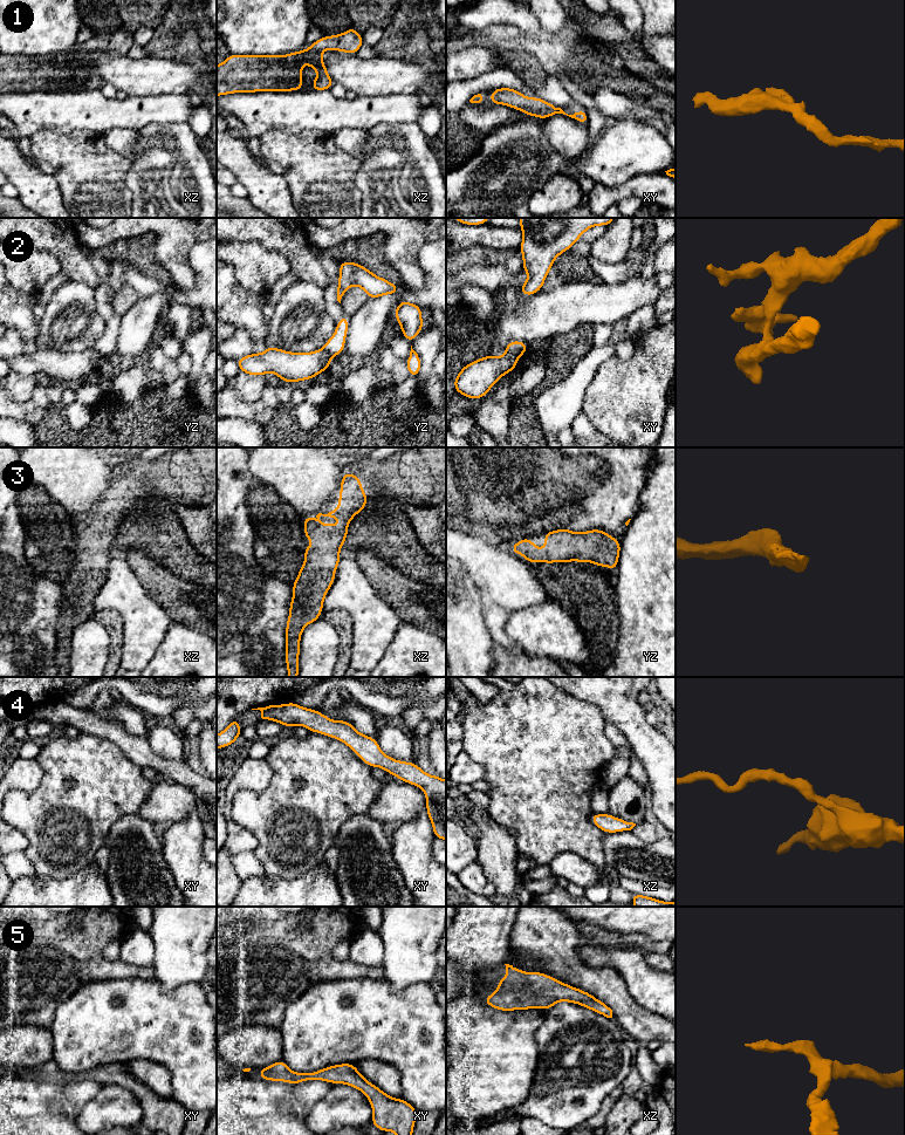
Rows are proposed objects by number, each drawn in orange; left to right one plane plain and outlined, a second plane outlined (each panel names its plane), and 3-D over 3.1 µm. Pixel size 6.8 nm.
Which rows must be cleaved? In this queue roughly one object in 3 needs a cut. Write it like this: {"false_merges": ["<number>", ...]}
{"false_merges": ["2"]}

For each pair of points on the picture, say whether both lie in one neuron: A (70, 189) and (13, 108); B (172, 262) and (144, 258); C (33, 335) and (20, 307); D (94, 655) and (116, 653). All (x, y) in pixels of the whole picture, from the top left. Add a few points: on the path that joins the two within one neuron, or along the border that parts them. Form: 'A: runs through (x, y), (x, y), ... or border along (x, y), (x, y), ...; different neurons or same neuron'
A: border along (60, 132), (38, 131), (29, 136); different neurons
B: border along (141, 237), (150, 238), (153, 257), (168, 272); different neurons
C: runs through (27, 328), (20, 314); same neuron
D: border along (110, 645), (108, 654); different neurons

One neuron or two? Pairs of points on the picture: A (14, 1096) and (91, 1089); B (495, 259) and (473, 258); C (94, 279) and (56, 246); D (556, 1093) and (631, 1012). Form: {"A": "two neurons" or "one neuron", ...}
{"A": "one neuron", "B": "one neuron", "C": "one neuron", "D": "two neurons"}

